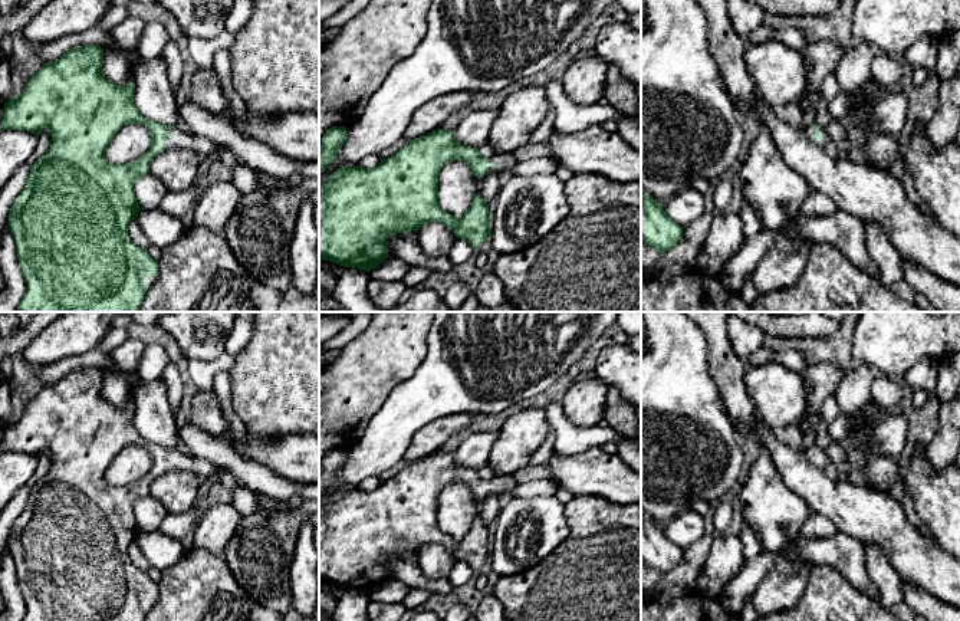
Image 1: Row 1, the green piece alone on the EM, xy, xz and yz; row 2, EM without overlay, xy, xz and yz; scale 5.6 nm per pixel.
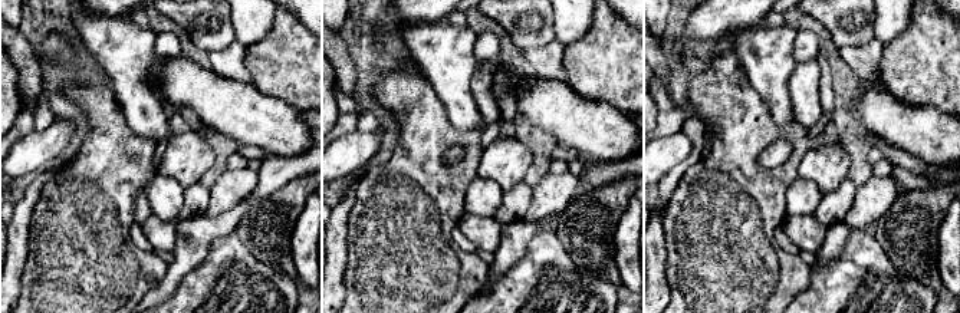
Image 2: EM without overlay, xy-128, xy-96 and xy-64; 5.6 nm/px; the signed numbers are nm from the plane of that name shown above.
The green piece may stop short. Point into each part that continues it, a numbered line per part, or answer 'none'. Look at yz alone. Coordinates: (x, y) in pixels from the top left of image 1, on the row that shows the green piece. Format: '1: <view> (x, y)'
1: yz (827, 144)

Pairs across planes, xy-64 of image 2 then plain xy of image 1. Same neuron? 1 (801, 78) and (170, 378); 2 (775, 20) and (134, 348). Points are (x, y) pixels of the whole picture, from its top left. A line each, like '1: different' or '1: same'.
1: different
2: different

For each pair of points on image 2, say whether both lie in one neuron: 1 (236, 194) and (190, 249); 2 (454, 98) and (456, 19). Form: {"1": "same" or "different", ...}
{"1": "different", "2": "different"}

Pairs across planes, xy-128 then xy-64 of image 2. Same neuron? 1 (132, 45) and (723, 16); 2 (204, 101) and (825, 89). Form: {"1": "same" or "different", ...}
{"1": "different", "2": "different"}

